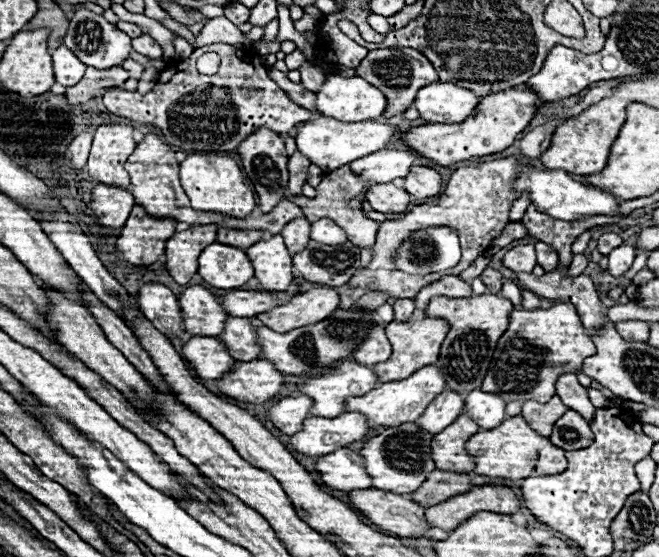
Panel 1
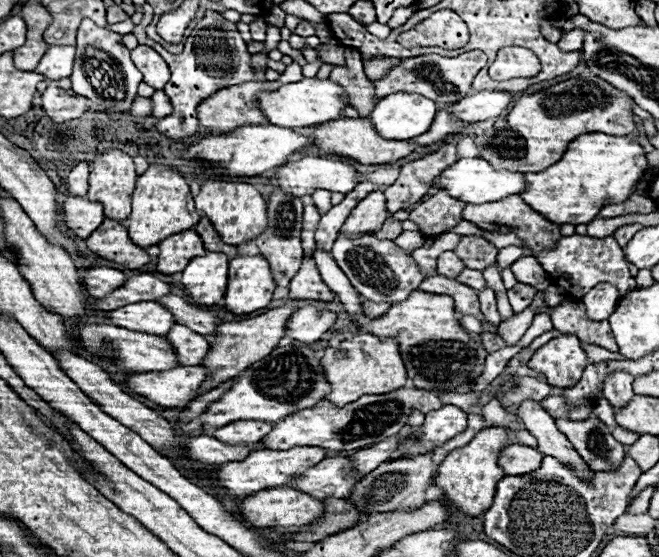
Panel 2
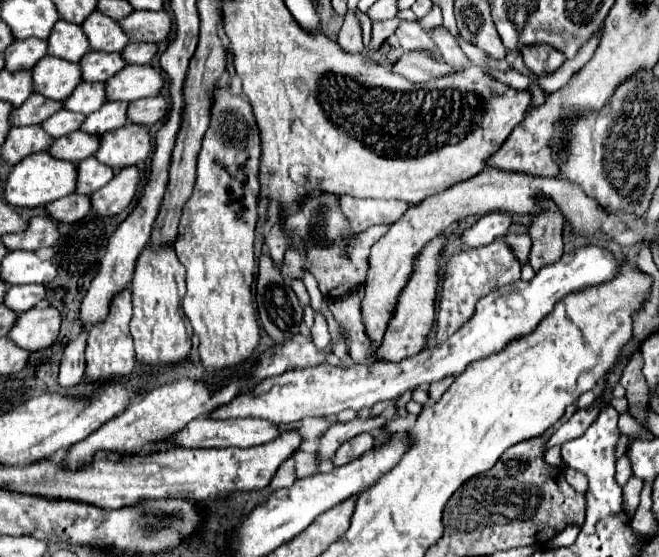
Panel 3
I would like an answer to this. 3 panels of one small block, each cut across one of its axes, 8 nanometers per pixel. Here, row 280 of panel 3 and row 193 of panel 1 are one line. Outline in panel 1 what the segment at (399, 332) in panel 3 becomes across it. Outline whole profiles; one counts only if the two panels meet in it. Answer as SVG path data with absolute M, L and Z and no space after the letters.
M412 166L408 176L404 178L404 190L418 200L436 196L440 192L440 184L442 176L426 166Z

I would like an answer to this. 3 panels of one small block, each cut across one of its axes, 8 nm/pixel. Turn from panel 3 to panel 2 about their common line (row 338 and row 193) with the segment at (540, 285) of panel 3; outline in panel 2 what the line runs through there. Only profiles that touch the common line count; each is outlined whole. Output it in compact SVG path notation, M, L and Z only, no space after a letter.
M460 158L434 180L434 186L438 186L440 190L446 190L450 196L462 202L484 204L484 202L496 202L496 200L508 198L512 194L520 194L524 190L524 178L520 172L494 170L486 160L480 160L480 158Z

